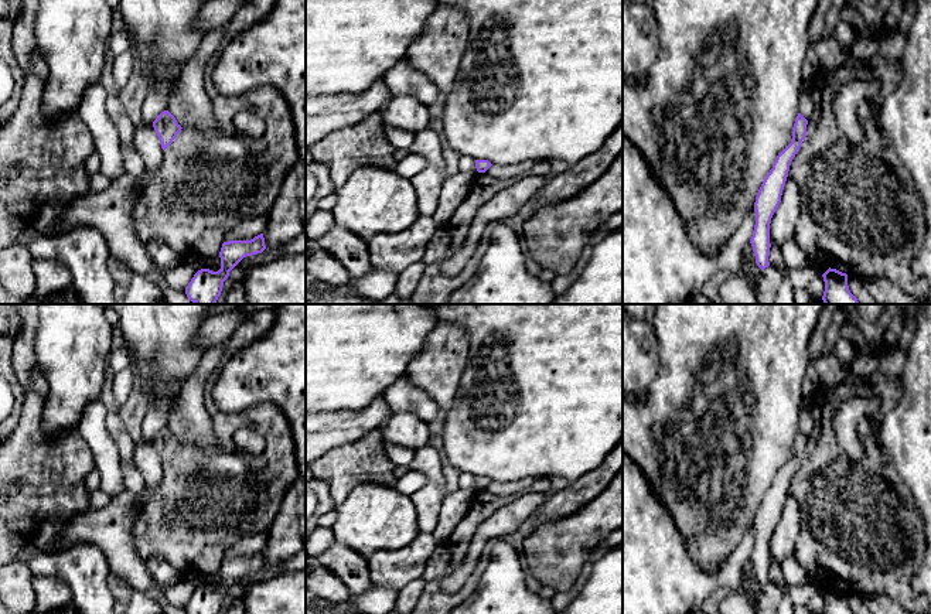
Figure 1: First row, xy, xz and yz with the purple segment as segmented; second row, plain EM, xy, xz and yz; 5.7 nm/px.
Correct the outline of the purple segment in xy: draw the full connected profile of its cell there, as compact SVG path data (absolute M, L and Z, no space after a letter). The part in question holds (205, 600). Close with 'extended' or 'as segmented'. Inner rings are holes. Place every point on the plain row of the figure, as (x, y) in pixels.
M263 550L250 557L224 559L219 569L221 586L218 589L209 586L198 587L185 604L187 614L219 614L229 589L243 574L262 570L265 566Z | as segmented

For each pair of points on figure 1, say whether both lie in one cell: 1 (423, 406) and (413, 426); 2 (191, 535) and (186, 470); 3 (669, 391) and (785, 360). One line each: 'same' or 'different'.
1: different
2: same
3: same

